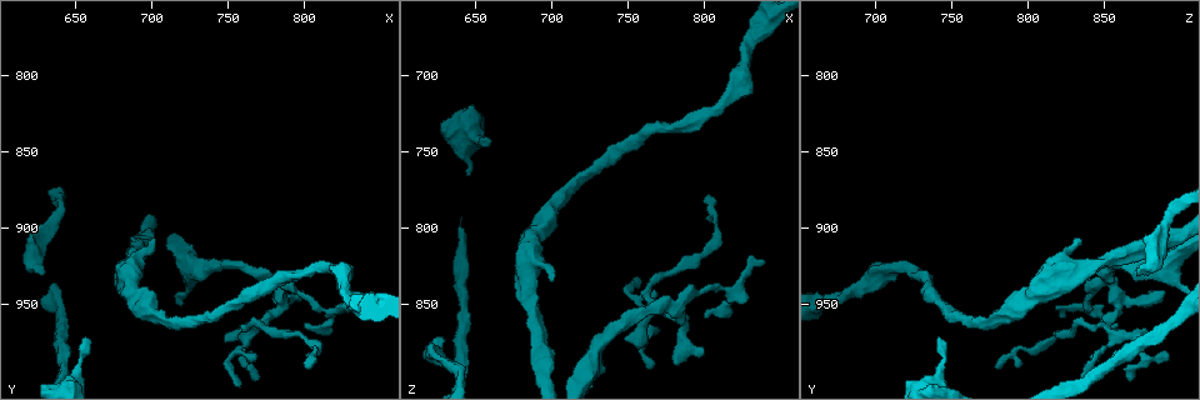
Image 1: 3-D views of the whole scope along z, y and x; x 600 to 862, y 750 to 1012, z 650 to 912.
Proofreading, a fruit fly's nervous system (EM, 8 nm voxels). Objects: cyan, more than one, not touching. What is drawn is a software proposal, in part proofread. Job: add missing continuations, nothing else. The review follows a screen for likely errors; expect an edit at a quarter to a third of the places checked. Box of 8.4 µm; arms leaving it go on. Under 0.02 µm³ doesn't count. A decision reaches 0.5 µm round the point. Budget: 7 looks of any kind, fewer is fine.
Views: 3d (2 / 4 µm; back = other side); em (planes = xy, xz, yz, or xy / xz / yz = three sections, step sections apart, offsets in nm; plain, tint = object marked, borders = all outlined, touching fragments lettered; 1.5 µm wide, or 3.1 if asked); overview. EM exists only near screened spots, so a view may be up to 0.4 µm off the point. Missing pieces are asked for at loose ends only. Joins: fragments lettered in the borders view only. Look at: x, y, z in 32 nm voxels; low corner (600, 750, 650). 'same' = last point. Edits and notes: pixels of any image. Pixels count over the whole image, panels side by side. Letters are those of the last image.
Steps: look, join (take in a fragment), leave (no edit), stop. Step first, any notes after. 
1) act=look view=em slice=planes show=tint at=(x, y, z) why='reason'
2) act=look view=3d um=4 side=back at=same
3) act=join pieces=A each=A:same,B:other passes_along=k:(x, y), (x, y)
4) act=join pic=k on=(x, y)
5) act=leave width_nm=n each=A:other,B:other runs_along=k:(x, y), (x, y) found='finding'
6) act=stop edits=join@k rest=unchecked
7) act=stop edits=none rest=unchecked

act=look view=em slice=planes show=plain at=(660, 974, 742) why='branch stops here'

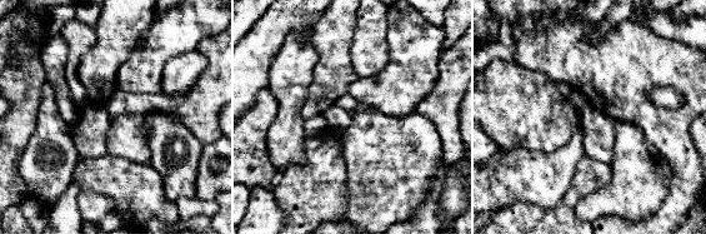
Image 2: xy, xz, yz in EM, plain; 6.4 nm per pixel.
act=look view=em slice=planes show=borders at=same why='see the neighbours'

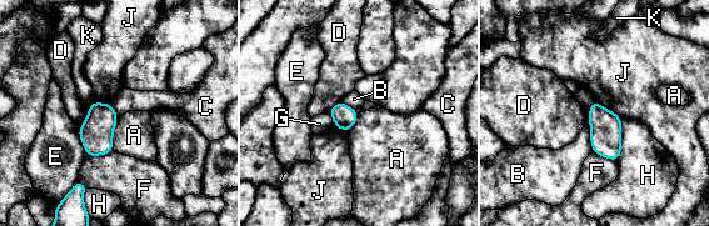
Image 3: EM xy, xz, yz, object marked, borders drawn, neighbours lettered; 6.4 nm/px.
act=leave width_nm=150 each=A:other,B:other,C:other,D:other,E:other,F:other,G:other,H:other,J:other,K:other border=3:(110, 104), (118, 115) found='none of them fits'

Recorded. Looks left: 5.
act=look view=em slice=planes show=borders at=(702, 906, 834) why='tapers out'

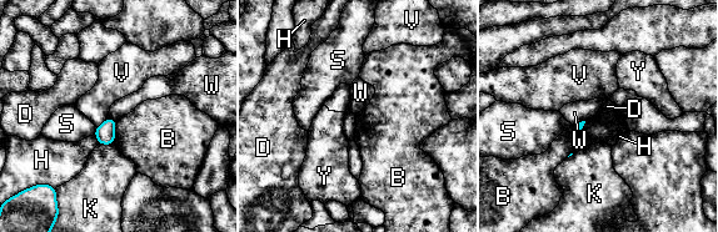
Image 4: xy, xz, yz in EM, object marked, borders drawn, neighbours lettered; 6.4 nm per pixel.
act=leave each=B:other,D:other,H:other,K:other,S:other,V:other,W:other,Y:other border=4:(116, 120), (114, 142) found='no lettered fragment goes on from it'

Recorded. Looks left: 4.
act=look view=em slice=xy step=4 show=tint at=(800, 992, 780) why='end of a long branch'

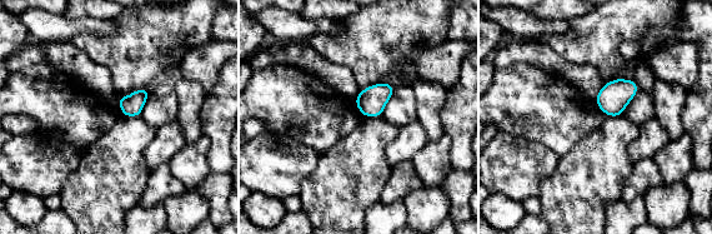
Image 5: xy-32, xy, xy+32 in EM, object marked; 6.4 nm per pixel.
act=look view=em slice=planes show=borders at=same why='cut it another way'

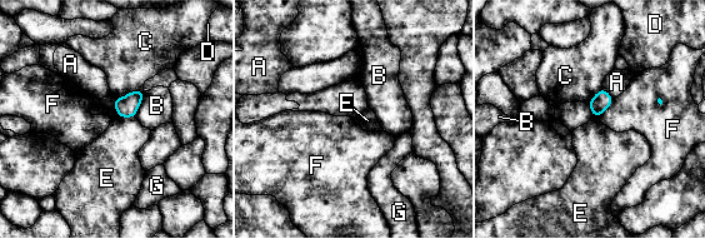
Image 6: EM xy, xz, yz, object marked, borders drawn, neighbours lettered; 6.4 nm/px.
act=leave longest_contact=C:200nm each=A:other,B:other,C:other,D:other,E:other,F:other,G:other found='none of them fits'

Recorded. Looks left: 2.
act=stop edits=none rest=unchecked

